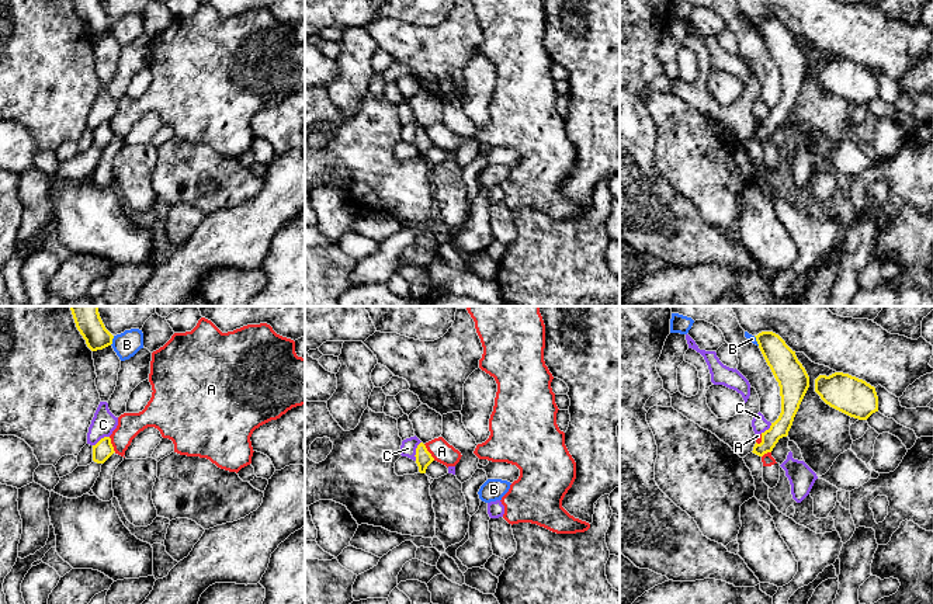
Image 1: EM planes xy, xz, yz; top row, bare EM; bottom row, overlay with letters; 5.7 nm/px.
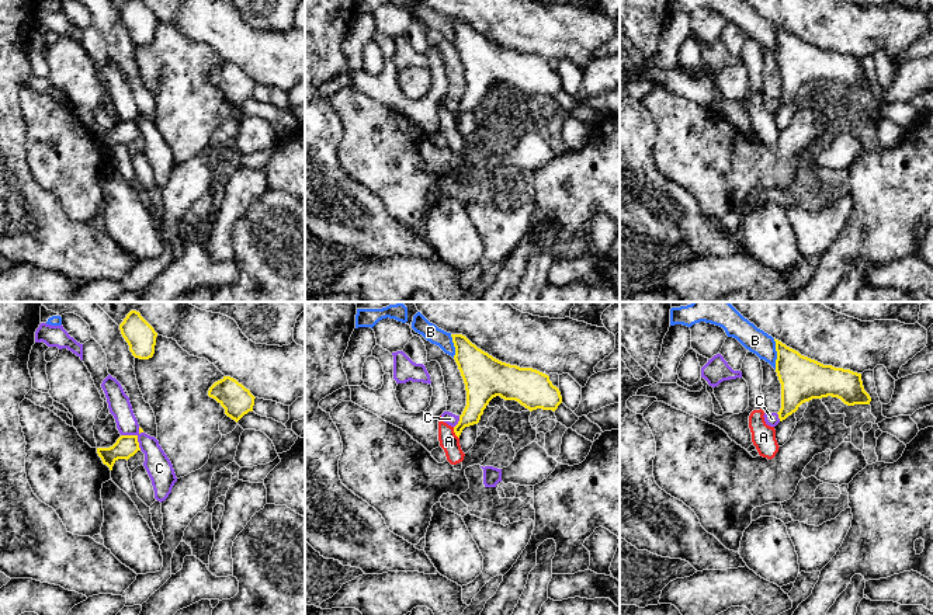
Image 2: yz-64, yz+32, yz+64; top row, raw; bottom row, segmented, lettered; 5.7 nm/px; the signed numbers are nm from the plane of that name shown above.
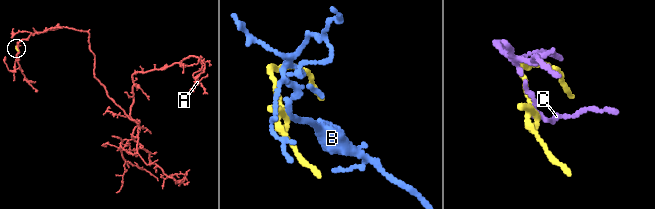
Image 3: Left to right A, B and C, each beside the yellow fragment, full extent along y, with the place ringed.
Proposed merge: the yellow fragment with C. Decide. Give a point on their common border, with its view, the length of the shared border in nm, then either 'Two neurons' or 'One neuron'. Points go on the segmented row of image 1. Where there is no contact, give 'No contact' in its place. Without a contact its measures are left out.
Touches yellow at xz (416, 451). Shared border 120 nm. Two neurons

